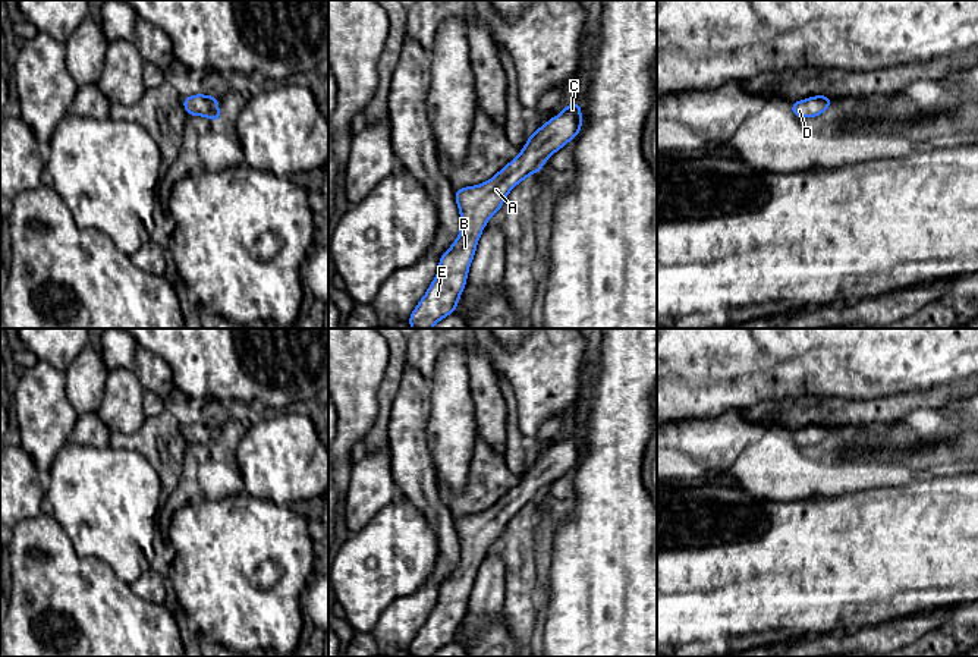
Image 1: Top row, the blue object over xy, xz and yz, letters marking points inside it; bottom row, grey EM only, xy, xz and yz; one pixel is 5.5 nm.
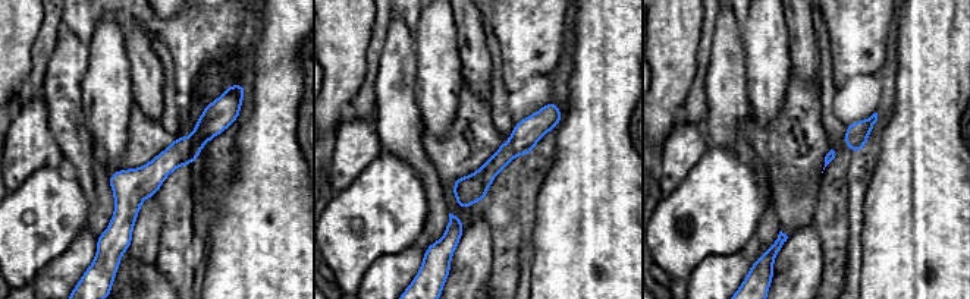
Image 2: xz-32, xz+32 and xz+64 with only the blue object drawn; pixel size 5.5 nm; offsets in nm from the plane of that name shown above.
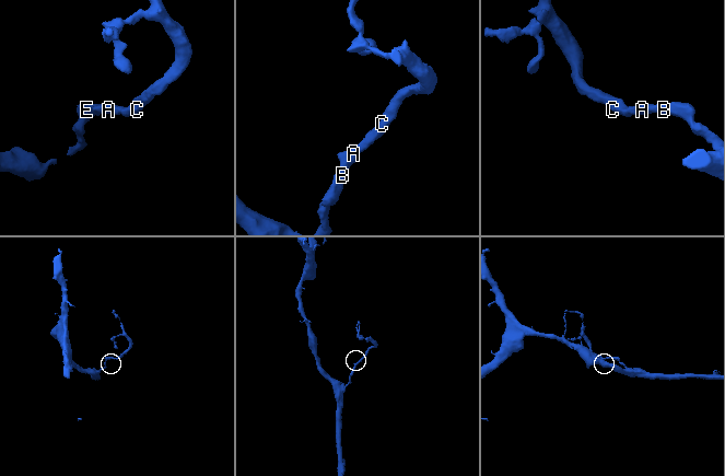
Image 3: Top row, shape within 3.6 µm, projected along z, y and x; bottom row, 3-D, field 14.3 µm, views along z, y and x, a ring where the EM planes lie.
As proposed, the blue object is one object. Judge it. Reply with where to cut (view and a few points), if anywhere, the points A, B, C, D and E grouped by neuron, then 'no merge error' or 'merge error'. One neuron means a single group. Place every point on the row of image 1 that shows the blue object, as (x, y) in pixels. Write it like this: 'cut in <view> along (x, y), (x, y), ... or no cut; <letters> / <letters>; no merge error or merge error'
no cut; A B C D E; no merge error

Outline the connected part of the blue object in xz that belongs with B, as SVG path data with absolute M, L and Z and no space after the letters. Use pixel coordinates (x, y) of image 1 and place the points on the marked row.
M569 103L560 114L529 133L519 155L496 176L477 186L455 189L460 211L460 232L453 245L440 257L435 279L409 317L411 328L431 328L456 311L487 221L500 211L507 194L519 182L541 172L551 154L578 136L582 128L581 116L581 104Z

